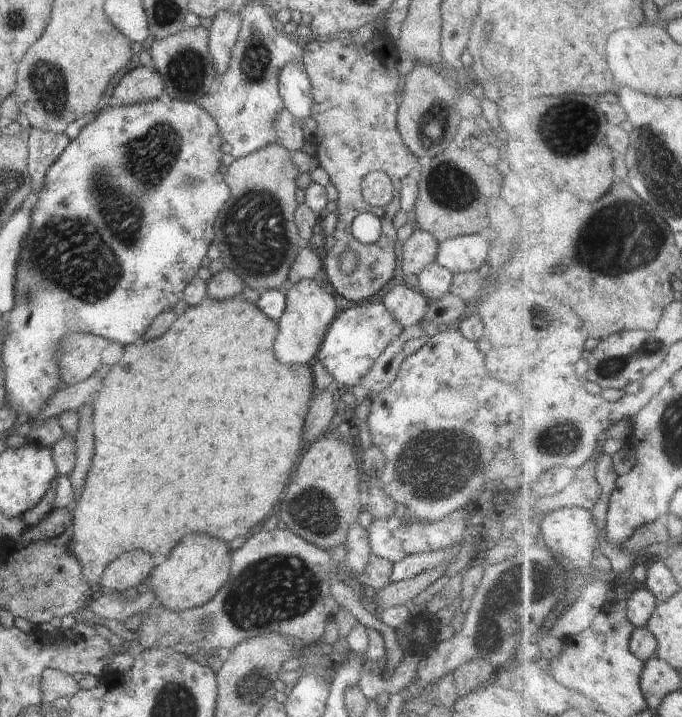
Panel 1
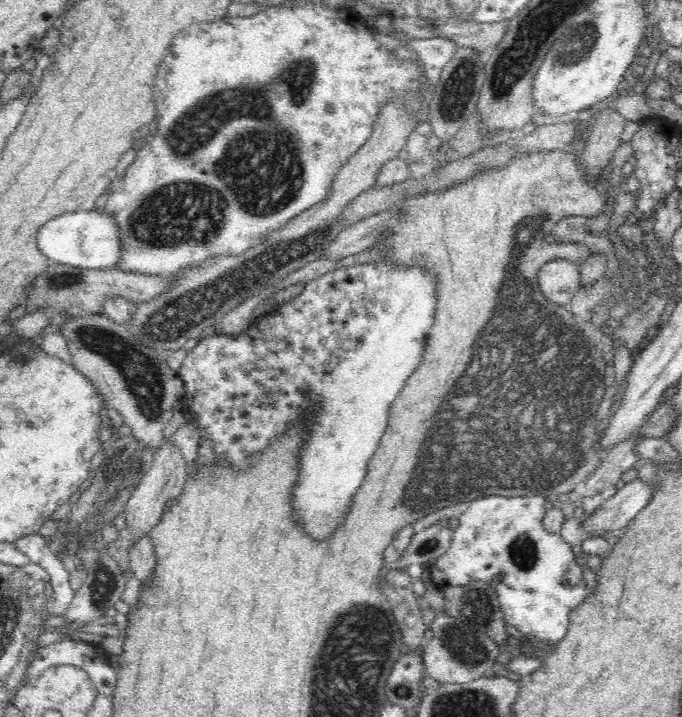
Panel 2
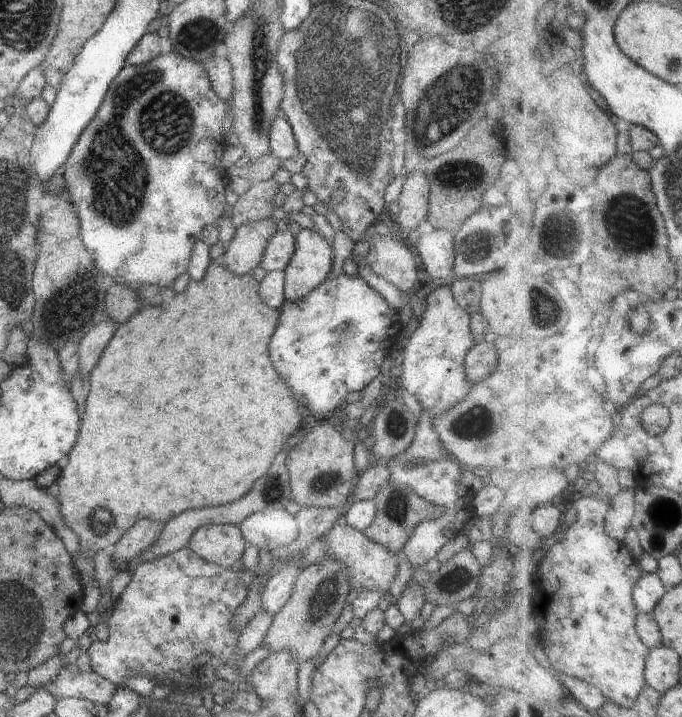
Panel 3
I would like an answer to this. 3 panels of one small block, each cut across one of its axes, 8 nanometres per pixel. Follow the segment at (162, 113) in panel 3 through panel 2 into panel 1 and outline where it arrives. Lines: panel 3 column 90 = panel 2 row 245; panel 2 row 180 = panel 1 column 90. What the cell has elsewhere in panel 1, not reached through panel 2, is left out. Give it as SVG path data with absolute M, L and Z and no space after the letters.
M164 97L133 105L113 104L100 110L91 123L87 123L77 137L69 142L56 162L52 163L44 177L43 187L38 194L39 199L32 208L30 230L24 237L22 254L19 254L16 267L15 305L5 316L7 335L2 349L4 386L6 401L17 415L24 413L29 418L35 418L36 413L41 413L45 402L57 393L61 374L55 362L55 354L61 340L67 334L93 334L123 346L131 345L140 342L142 334L148 330L158 314L174 308L178 300L183 298L186 285L197 276L202 260L206 258L208 246L214 240L214 221L231 197L231 190L225 183L223 174L220 173L223 155L220 146L223 142L220 129L207 110L193 102Z

